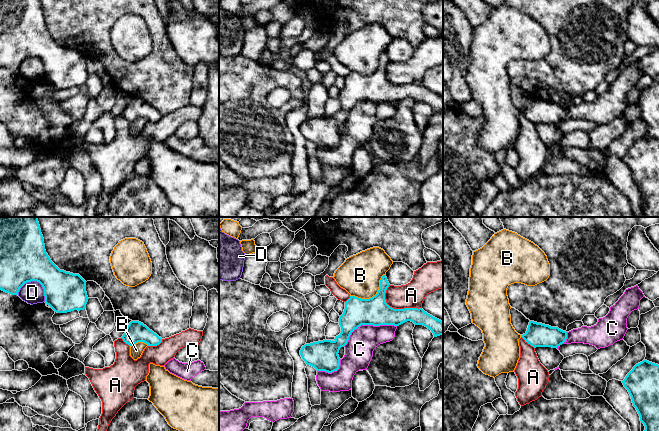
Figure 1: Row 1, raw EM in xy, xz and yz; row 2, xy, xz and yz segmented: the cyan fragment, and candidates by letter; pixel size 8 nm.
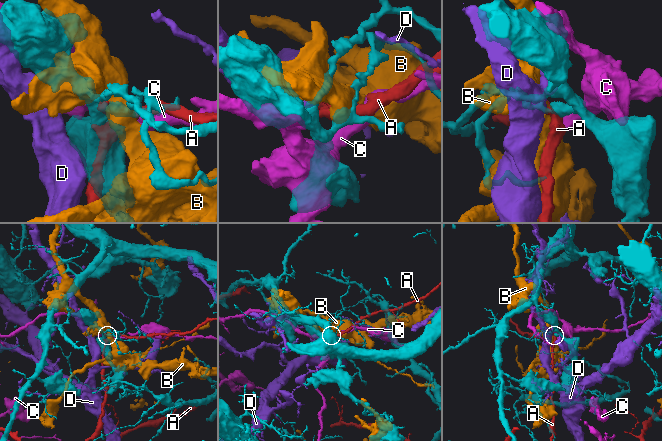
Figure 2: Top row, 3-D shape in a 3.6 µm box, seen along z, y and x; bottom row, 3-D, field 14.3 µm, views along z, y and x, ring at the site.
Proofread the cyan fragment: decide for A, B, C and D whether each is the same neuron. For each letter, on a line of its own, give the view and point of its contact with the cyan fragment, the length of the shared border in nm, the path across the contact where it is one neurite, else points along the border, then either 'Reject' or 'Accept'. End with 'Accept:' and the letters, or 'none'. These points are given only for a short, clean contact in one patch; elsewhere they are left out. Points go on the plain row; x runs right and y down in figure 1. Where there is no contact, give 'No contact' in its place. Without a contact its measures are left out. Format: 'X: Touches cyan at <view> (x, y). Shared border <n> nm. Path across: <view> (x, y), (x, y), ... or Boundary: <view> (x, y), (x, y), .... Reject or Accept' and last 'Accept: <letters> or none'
A: Touches cyan at xz (397, 85). Shared border 340 nm. Reject
B: Touches cyan at xz (373, 72). Shared border 340 nm. Reject
C: Touches cyan at xz (367, 100). Shared border 460 nm. Reject
D: Touches cyan at xy (36, 56). Shared border 240 nm. Reject
Accept: none

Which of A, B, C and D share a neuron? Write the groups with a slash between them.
A / B / C / D

